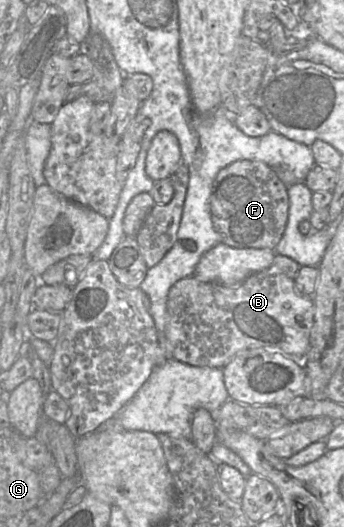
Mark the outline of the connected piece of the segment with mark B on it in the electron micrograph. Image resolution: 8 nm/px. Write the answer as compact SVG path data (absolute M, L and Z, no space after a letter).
M276 254L268 268L234 286L202 282L194 276L177 281L167 296L165 336L170 345L170 357L192 366L223 369L239 352L263 348L290 357L304 368L304 357L310 348L314 325L315 304L312 297L299 294L295 288L295 278L300 268L293 259Z

